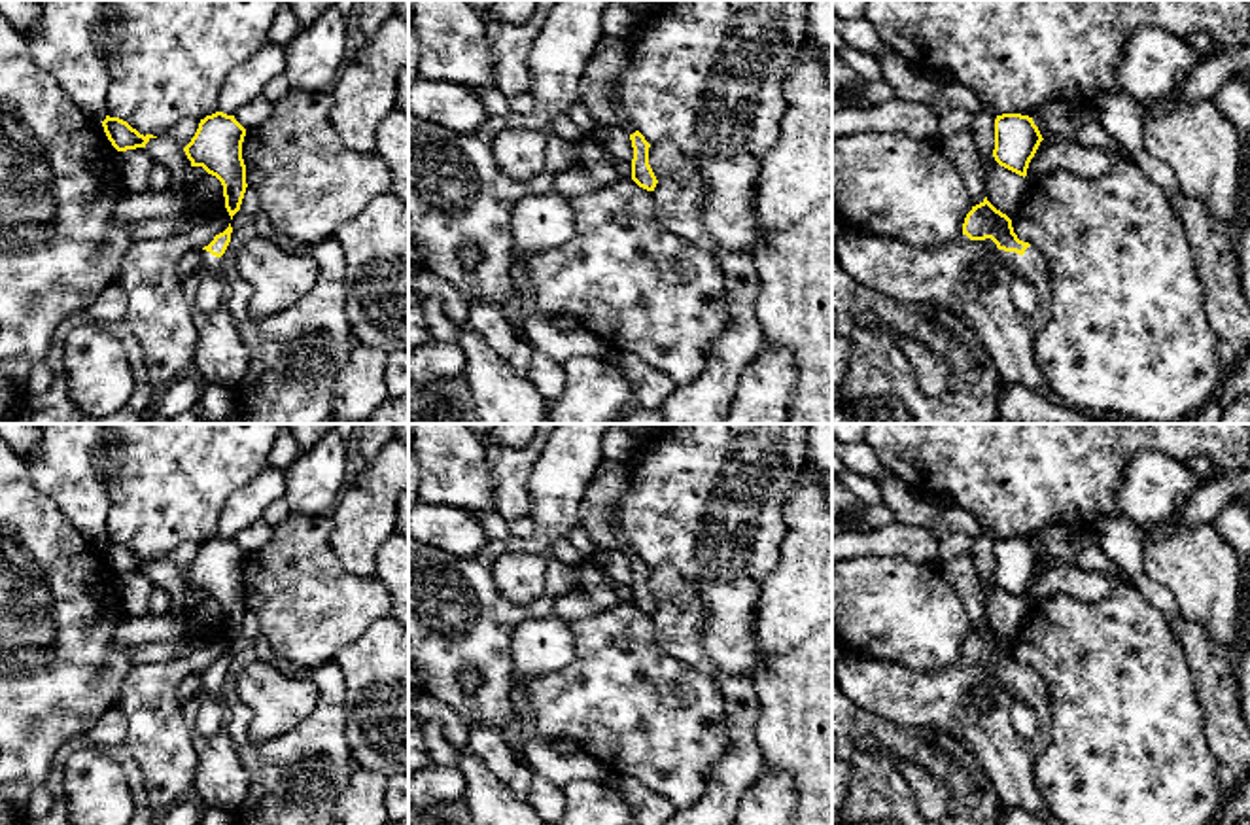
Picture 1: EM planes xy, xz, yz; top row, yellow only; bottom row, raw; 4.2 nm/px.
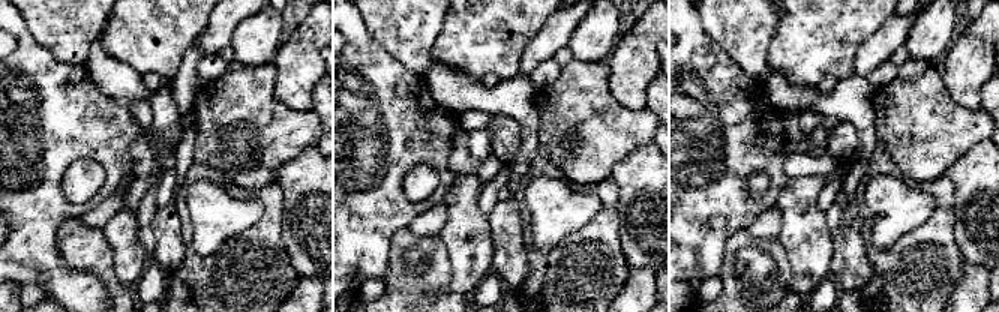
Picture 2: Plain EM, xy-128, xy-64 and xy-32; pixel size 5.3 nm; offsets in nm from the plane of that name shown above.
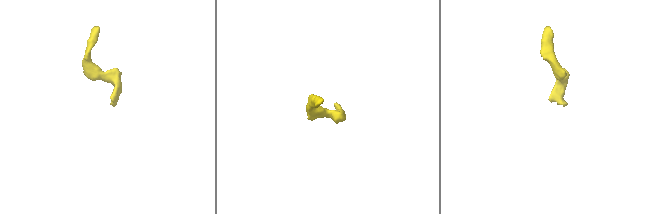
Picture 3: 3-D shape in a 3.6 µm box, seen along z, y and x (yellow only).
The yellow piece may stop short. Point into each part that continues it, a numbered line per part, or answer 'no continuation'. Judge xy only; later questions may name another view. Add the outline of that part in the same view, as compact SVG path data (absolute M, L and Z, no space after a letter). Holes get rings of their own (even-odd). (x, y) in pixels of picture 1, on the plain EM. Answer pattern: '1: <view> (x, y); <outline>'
1: xy (222, 782); M200 674L199 689L185 704L185 719L197 751L193 797L206 808L234 812L250 793L250 774L236 755L234 742L227 728L214 736L202 736L193 728L200 706L199 694L204 693L221 702L221 685L223 679L216 681Z

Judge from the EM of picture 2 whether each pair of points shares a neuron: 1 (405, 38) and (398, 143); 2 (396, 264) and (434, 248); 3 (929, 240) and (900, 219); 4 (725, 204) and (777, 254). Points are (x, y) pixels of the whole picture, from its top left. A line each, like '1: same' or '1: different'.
1: different
2: same
3: different
4: different

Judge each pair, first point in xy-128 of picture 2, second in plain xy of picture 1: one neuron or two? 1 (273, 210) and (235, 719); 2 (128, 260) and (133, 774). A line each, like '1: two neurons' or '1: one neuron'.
1: one neuron
2: two neurons

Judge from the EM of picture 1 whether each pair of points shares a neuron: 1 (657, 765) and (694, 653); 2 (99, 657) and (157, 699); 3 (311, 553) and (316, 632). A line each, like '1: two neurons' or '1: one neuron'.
1: two neurons
2: two neurons
3: one neuron

